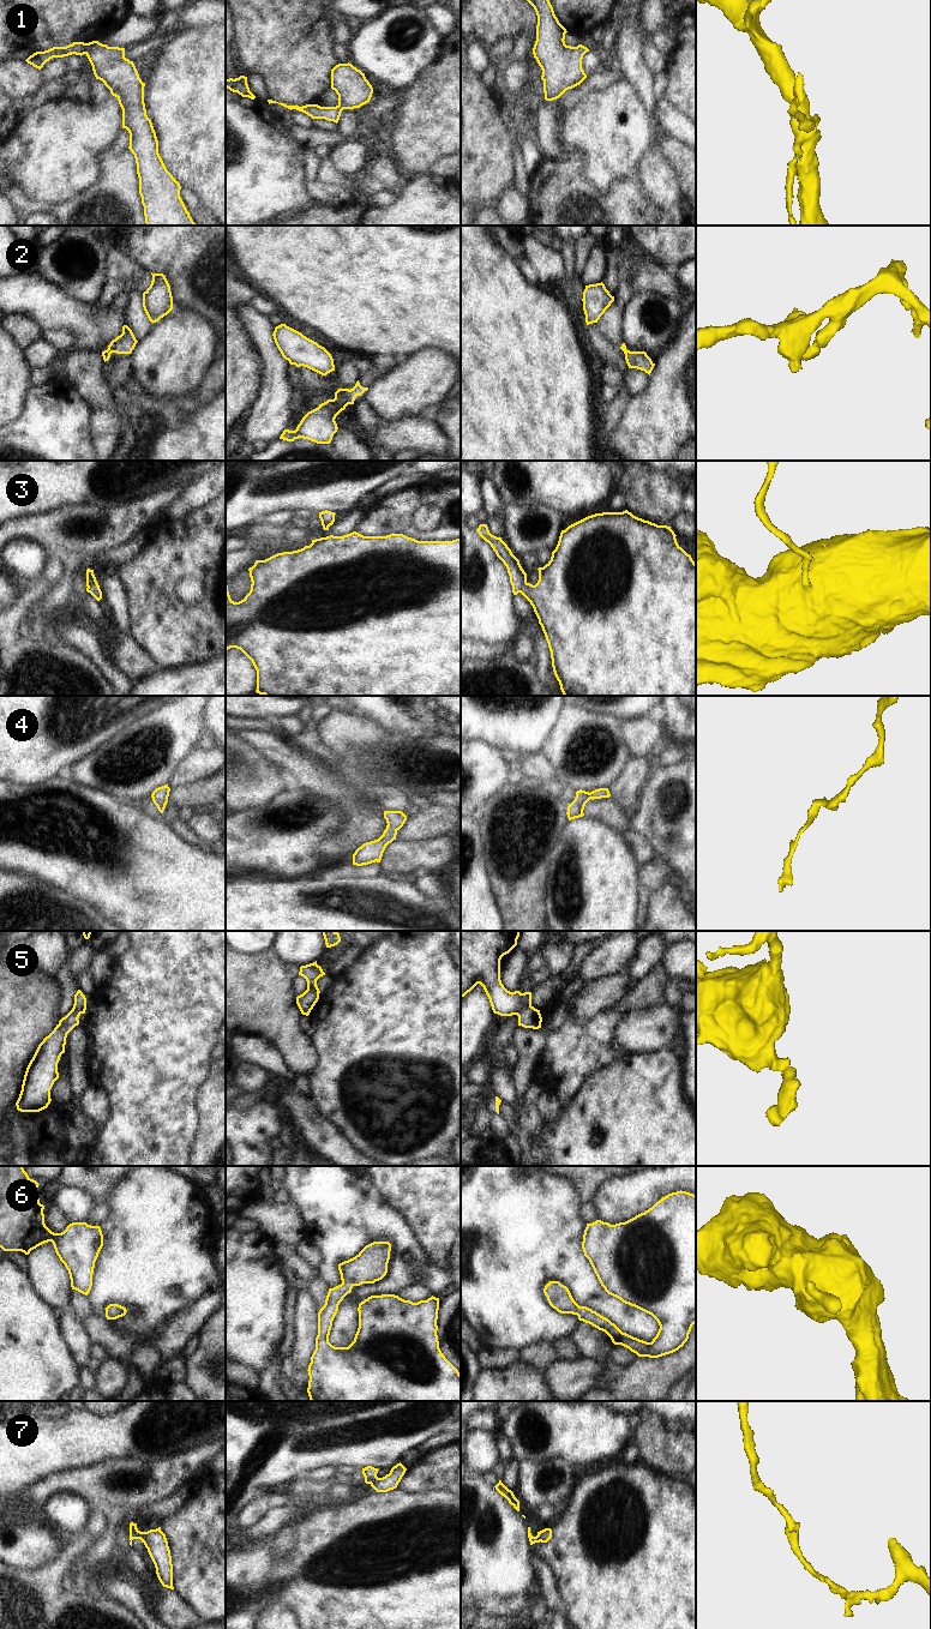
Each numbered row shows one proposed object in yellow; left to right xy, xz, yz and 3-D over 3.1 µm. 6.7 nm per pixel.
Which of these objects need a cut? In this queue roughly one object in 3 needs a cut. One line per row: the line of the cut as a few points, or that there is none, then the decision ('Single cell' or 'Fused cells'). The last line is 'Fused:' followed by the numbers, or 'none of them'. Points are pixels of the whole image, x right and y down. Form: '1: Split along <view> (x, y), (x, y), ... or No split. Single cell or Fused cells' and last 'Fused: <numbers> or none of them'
1: No split. Single cell
2: No split. Single cell
3: No split. Single cell
4: No split. Single cell
5: Split along yz (530, 1004), (517, 1015). Fused cells
6: No split. Single cell
7: Split along xy (138, 1531), (143, 1542). Fused cells
Fused: 5, 7

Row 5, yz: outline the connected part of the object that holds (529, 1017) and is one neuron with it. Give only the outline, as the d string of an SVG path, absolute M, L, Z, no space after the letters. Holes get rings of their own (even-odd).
M534 1006L523 1009L518 1015L518 1026L524 1028L539 1029L541 1028L542 1017L540 1010Z

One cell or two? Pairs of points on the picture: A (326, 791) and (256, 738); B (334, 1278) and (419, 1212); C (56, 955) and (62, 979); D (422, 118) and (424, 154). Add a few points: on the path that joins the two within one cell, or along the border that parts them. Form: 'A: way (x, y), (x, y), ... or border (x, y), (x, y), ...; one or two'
A: way (308, 773), (299, 763), (274, 749); one
B: border (386, 1202), (404, 1218), (420, 1246); two
C: border (66, 961), (54, 975); two
D: way (422, 126), (422, 145); one

